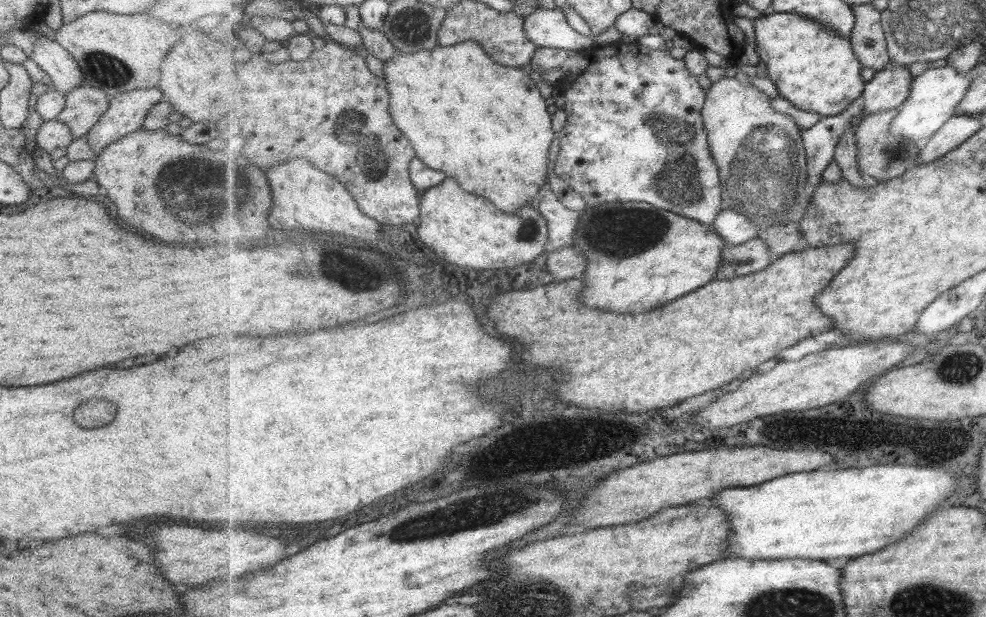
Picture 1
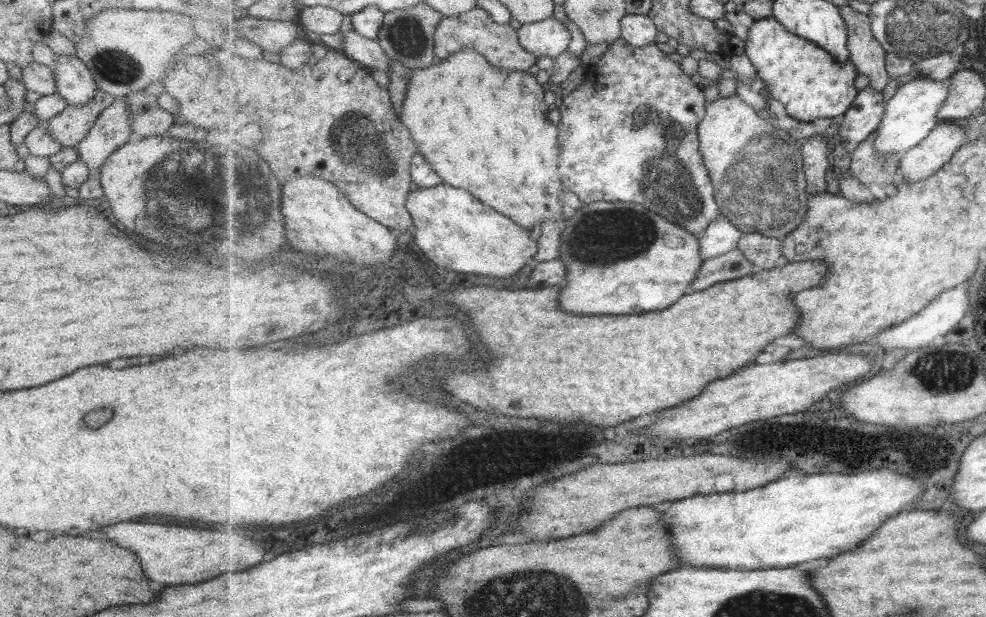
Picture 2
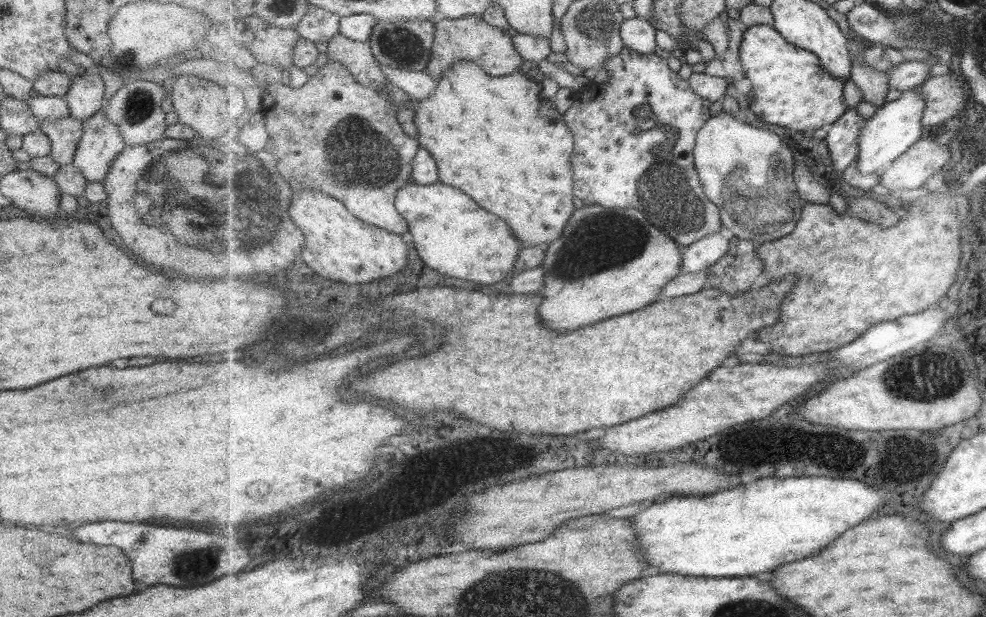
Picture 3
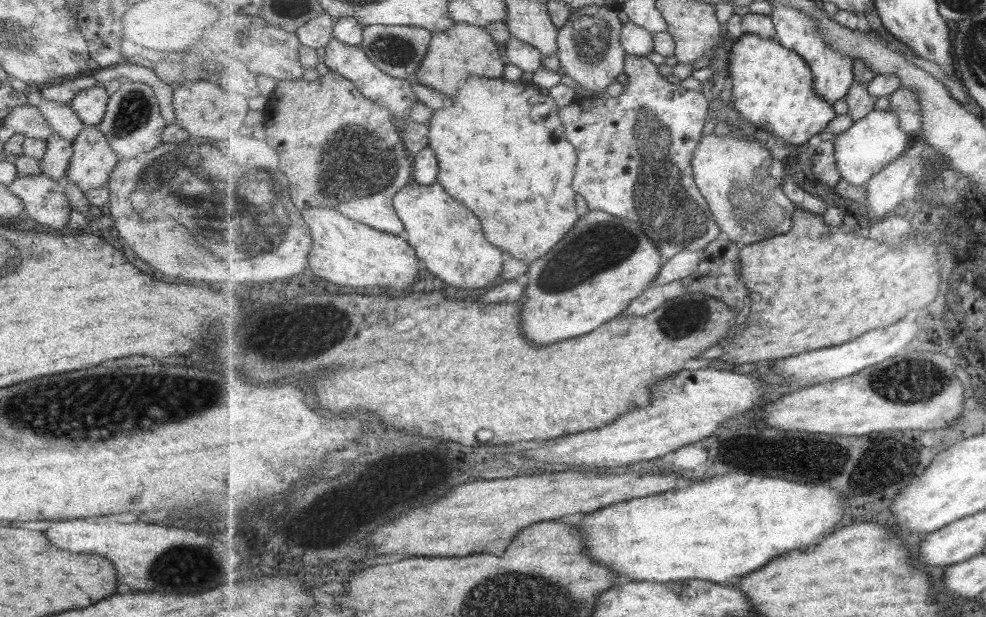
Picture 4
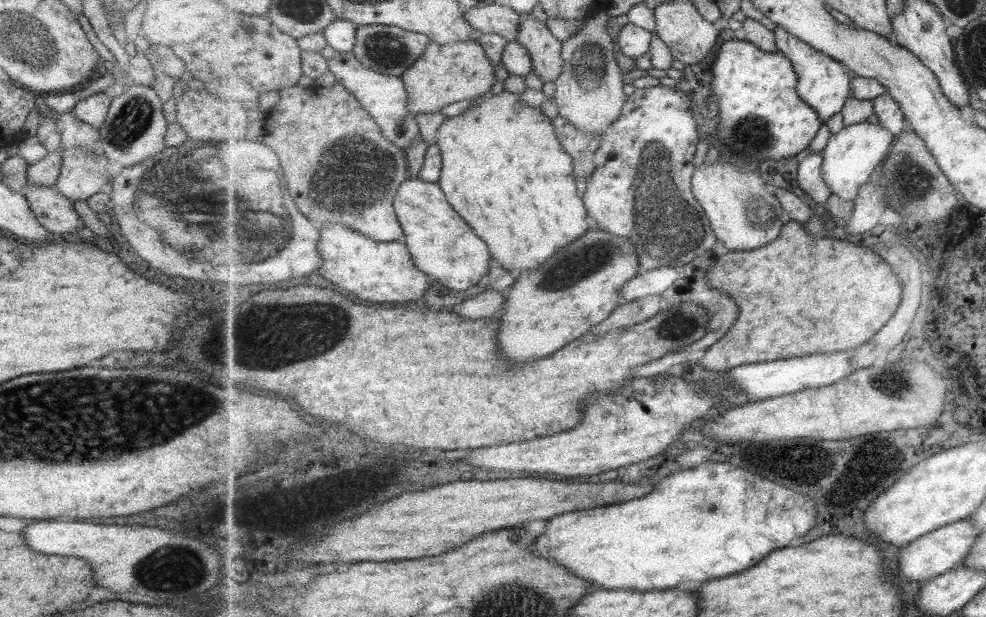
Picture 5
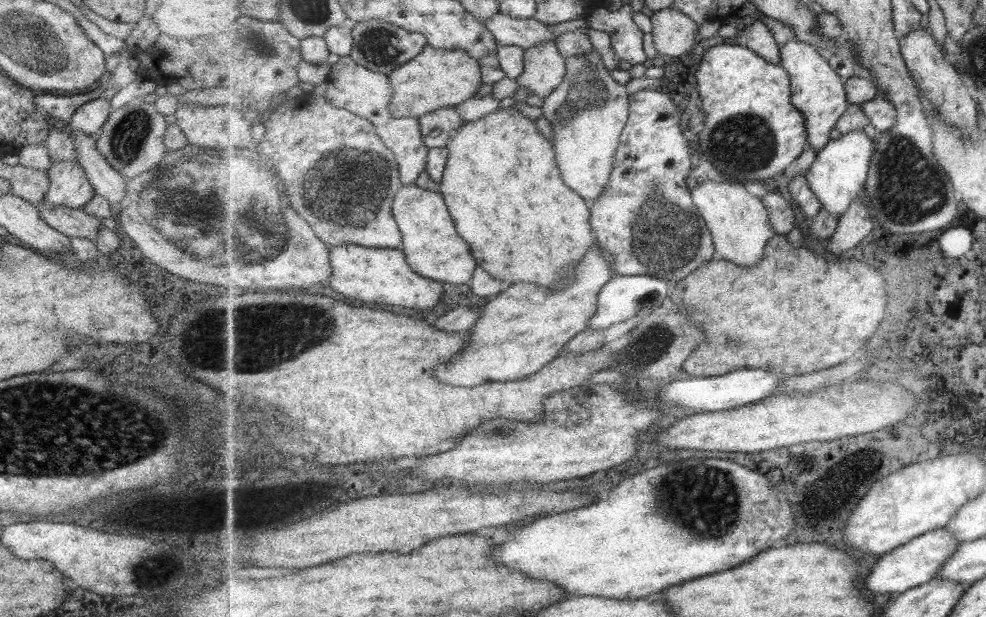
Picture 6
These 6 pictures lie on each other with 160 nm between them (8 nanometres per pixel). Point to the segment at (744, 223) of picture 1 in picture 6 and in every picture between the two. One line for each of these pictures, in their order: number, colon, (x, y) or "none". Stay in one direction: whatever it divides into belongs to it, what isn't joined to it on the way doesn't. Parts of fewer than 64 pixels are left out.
2: (722, 236)
3: (701, 255)
4: (679, 267)
5: (655, 282)
6: (623, 298)

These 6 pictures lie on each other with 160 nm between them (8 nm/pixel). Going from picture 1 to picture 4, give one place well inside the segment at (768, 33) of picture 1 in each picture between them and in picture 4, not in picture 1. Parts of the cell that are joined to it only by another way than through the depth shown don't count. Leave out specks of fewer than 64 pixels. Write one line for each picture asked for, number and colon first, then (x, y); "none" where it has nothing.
2: (811, 84)
3: (791, 89)
4: (773, 87)

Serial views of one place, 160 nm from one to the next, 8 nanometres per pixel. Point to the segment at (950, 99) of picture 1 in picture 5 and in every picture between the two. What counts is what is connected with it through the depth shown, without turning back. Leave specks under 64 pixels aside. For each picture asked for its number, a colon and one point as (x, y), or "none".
2: (911, 115)
3: (896, 127)
4: (870, 145)
5: (852, 158)

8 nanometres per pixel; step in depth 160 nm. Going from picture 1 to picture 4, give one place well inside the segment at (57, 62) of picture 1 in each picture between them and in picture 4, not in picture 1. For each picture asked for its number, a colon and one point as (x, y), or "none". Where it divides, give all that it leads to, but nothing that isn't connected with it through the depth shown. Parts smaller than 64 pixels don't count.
2: (74, 82)
3: (86, 92)
4: (89, 105)

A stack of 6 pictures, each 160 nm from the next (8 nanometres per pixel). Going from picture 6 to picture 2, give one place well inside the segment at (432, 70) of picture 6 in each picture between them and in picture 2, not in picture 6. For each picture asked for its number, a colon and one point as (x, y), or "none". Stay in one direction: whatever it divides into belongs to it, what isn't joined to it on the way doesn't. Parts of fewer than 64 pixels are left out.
2: (500, 44)
3: (472, 38)
4: (466, 50)
5: (447, 73)

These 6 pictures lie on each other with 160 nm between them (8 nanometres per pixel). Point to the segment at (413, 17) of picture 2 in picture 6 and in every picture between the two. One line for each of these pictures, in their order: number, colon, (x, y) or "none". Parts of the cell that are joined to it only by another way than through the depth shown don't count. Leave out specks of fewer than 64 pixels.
3: (405, 44)
4: (398, 51)
5: (390, 50)
6: (381, 46)

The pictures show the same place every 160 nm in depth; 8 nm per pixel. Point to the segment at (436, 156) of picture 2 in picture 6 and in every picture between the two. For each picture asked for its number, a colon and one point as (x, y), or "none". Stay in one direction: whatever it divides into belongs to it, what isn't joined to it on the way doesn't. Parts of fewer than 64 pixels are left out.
3: (499, 139)
4: (504, 152)
5: (505, 170)
6: (502, 181)

